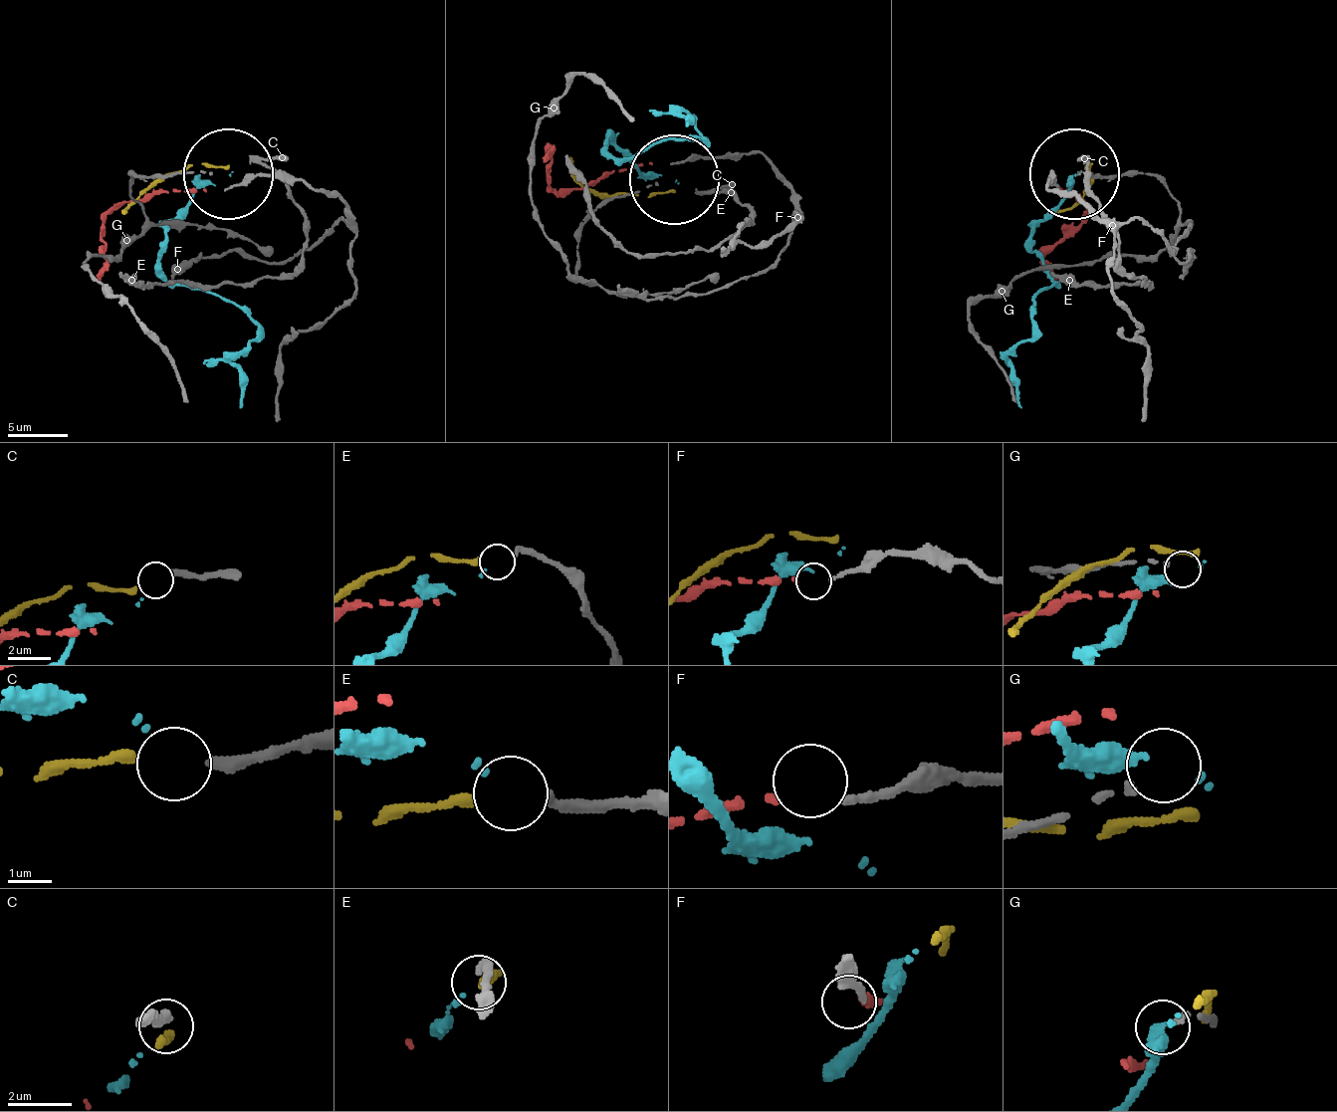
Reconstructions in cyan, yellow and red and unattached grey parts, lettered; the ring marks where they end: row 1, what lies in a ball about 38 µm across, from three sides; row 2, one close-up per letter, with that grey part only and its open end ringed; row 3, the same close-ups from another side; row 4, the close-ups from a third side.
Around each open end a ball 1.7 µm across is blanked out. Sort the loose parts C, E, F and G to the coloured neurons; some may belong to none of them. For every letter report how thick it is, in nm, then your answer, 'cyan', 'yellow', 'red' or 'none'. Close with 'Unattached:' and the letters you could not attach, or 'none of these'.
C: 300 nm thick; yellow
E: 240 nm thick; cyan
F: 190 nm thick; red
G: 140 nm thick; none
Unattached: G

